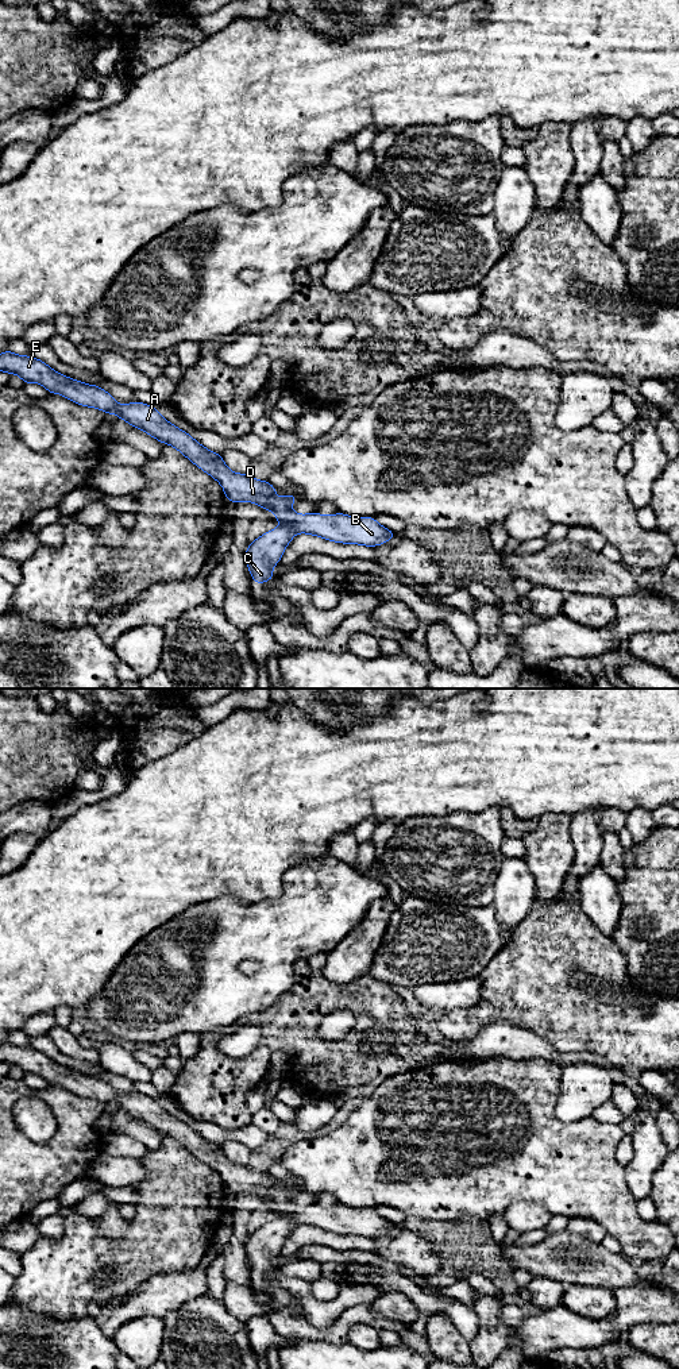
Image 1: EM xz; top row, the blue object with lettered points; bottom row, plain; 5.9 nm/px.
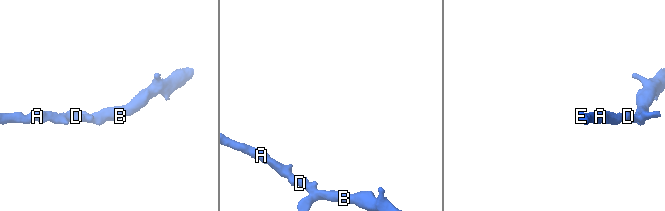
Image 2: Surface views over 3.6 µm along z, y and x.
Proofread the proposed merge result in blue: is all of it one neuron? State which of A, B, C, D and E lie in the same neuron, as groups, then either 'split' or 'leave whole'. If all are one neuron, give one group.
A B C D E; leave whole

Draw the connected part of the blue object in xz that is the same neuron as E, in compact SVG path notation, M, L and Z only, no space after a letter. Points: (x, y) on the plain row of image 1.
M7 1041L0 1045L0 1061L19 1067L24 1075L40 1075L49 1084L61 1085L78 1096L96 1099L108 1106L115 1104L117 1110L126 1111L131 1118L177 1139L193 1156L215 1169L231 1193L247 1192L265 1202L273 1202L281 1216L250 1234L244 1243L247 1260L255 1274L265 1274L274 1269L273 1258L281 1253L285 1239L296 1225L367 1238L377 1238L397 1227L379 1216L374 1208L355 1208L343 1204L323 1207L317 1203L304 1207L294 1204L292 1195L298 1189L296 1184L277 1188L275 1179L267 1172L231 1162L221 1146L209 1142L189 1125L169 1114L155 1099L139 1092L119 1096L113 1087L100 1077L65 1068L32 1046L18 1046Z

